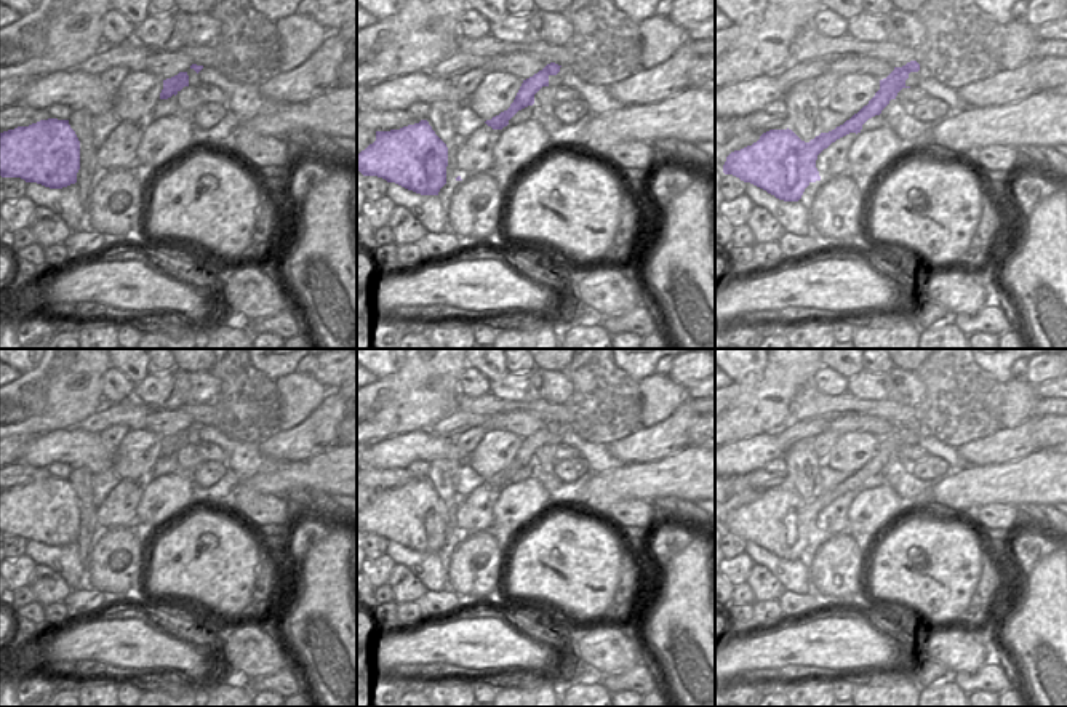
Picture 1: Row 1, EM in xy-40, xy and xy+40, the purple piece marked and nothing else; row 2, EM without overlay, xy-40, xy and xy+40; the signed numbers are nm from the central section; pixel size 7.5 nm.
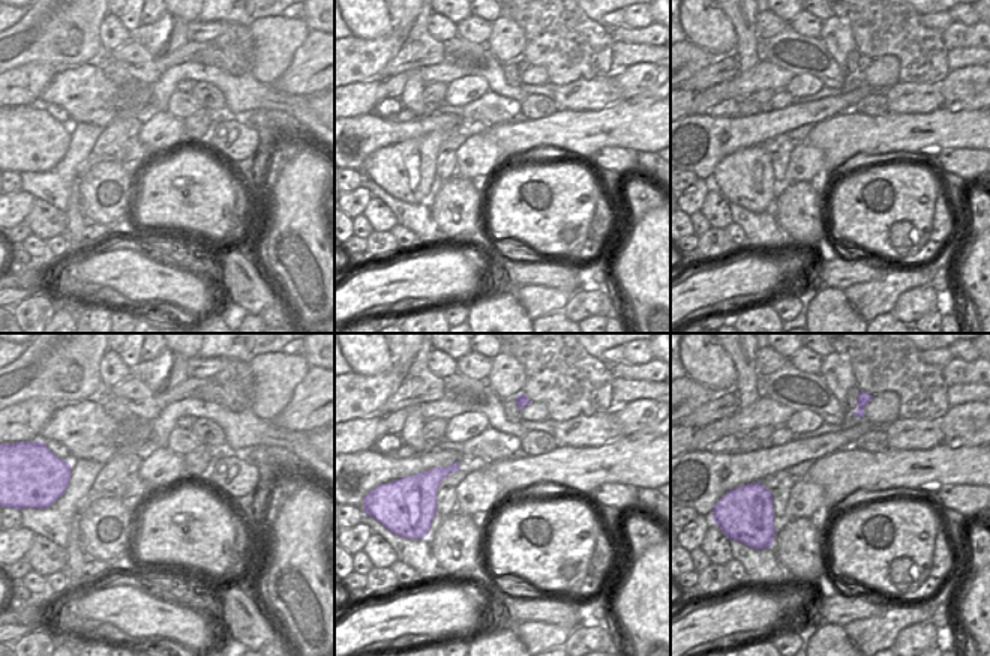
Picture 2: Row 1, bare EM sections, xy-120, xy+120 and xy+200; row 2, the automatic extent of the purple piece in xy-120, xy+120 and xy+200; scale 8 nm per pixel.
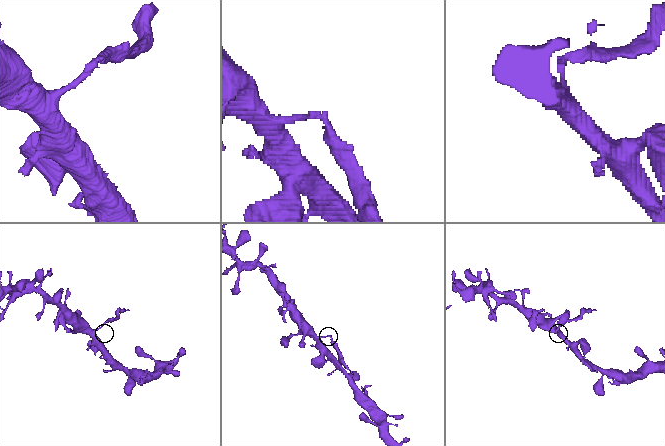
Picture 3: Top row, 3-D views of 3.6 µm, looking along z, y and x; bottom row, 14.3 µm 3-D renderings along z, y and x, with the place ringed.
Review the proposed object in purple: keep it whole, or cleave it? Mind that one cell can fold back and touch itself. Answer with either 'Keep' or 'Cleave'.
Cleave.

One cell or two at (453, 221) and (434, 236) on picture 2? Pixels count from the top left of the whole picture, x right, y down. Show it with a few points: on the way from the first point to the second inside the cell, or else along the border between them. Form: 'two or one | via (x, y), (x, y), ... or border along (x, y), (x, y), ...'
two | border along (425, 201), (437, 228), (449, 237), (450, 243)

